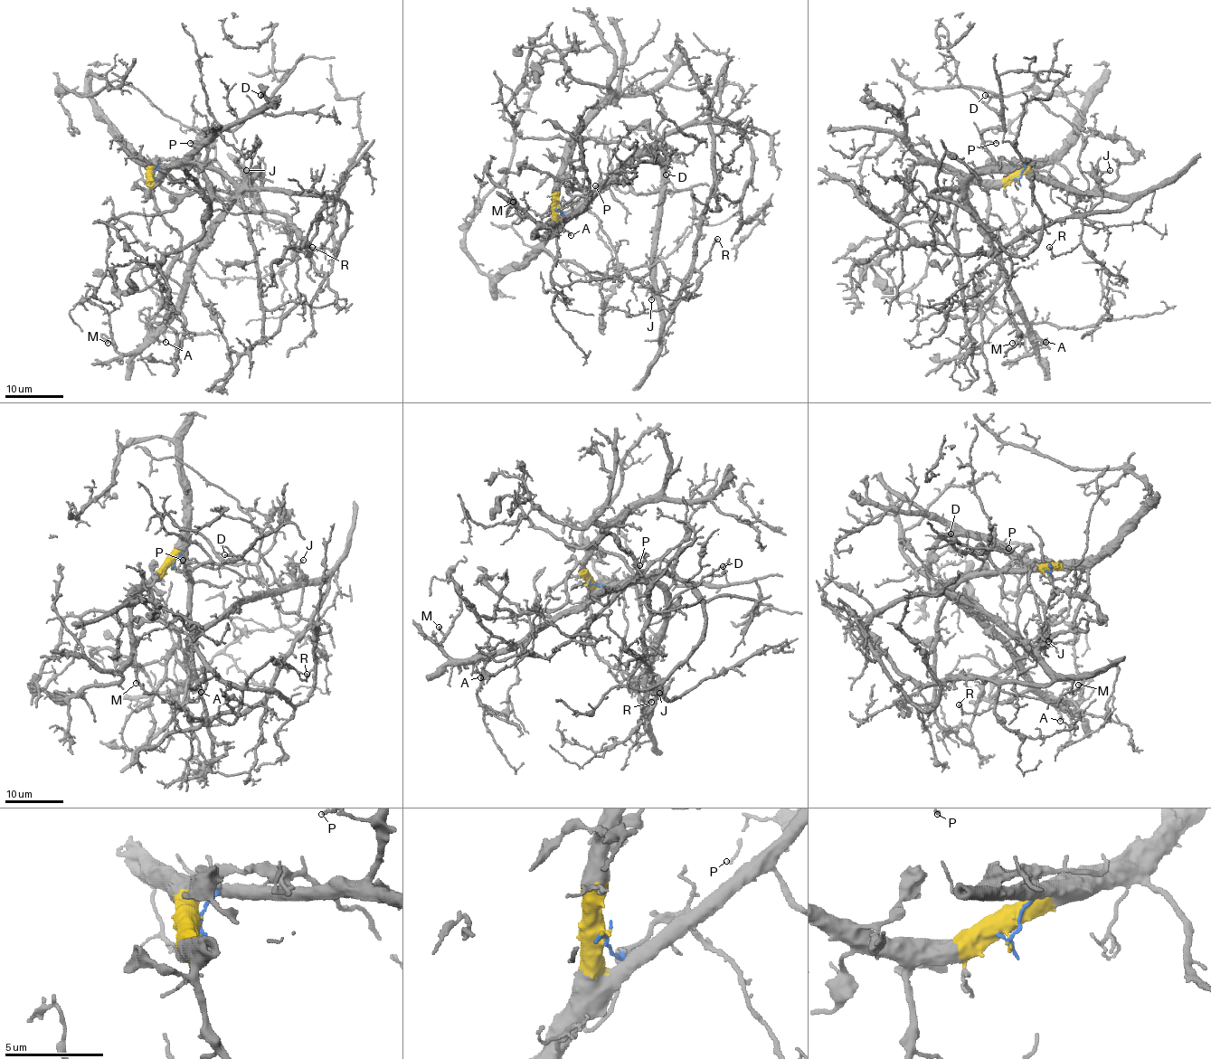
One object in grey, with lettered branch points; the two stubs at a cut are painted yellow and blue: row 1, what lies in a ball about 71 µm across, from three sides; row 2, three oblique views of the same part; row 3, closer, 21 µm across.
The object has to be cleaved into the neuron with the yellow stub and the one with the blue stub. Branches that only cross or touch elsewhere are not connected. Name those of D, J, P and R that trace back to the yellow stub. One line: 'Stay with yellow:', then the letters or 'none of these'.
Stay with yellow: D, P

